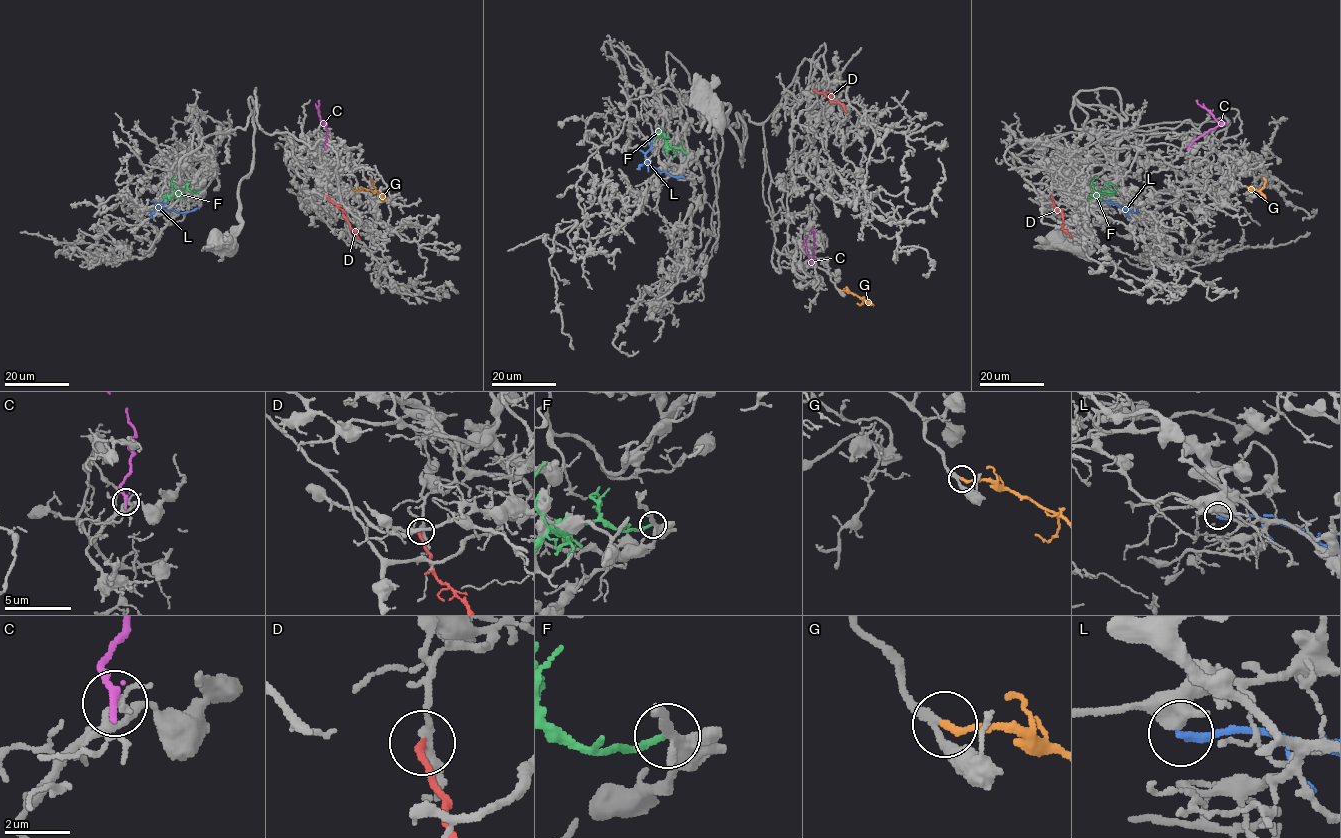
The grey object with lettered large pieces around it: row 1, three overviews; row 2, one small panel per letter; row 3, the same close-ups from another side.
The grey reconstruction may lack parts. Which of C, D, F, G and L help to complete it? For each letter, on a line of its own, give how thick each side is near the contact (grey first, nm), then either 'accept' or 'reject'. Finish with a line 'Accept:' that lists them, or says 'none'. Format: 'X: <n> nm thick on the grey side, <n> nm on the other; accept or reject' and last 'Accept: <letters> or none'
C: 110 nm thick on the grey side, 280 nm on the other; reject
D: 220 nm thick on the grey side, 200 nm on the other; reject
F: 400 nm thick on the grey side, 190 nm on the other; reject
G: 200 nm thick on the grey side, 220 nm on the other; accept
L: 440 nm thick on the grey side, 280 nm on the other; reject
Accept: G

